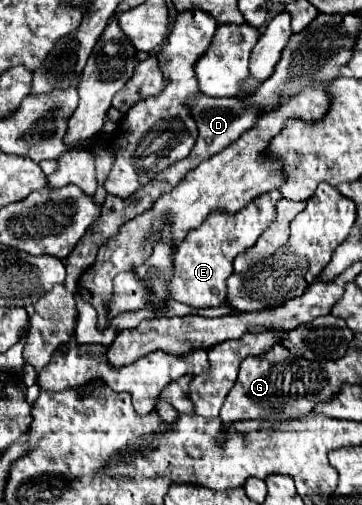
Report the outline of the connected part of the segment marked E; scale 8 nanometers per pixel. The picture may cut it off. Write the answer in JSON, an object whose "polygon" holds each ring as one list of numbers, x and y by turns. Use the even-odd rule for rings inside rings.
{"polygon":[[270,190,258,196,256,200,252,200,246,208,238,210,236,214,214,210,198,228,190,230,186,238,178,244,178,250,174,256,176,272,170,282,172,298,194,308,220,306,222,296,226,296,226,278,234,272,232,268,234,258,246,252,258,240,264,228,270,226,270,222,276,216,274,206,280,198,282,198,280,190]]}

